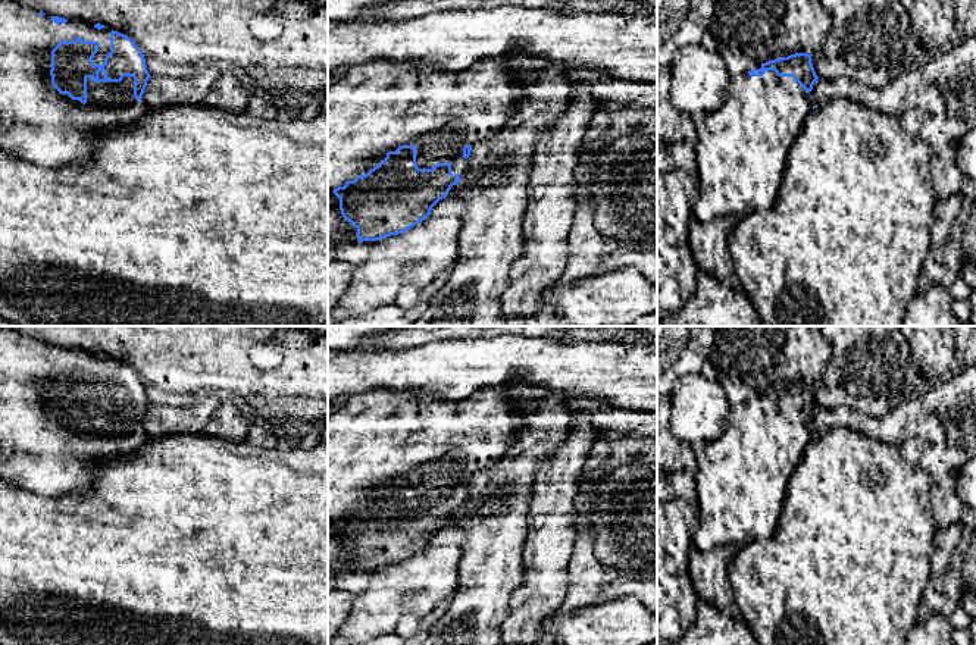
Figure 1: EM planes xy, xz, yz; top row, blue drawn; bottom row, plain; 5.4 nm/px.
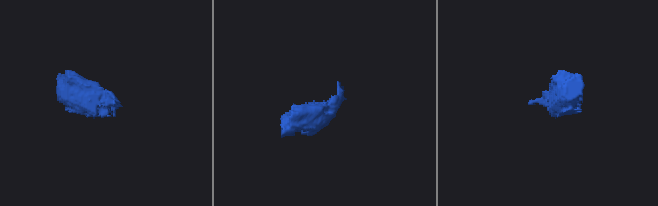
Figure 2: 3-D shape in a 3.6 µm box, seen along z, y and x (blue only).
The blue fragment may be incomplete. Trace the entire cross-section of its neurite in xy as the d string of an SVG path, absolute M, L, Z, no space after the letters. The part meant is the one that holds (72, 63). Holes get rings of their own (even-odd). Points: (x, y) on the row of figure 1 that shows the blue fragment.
M0 0L0 147L13 157L24 159L41 169L62 169L63 166L84 167L93 160L97 134L123 123L141 119L150 107L143 98L150 73L146 66L146 54L128 37L100 24L81 19L50 16L15 0Z

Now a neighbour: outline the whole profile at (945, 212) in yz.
M954 194L944 200L936 197L932 220L932 245L942 245L950 238L954 222L958 219L963 207L961 194Z

